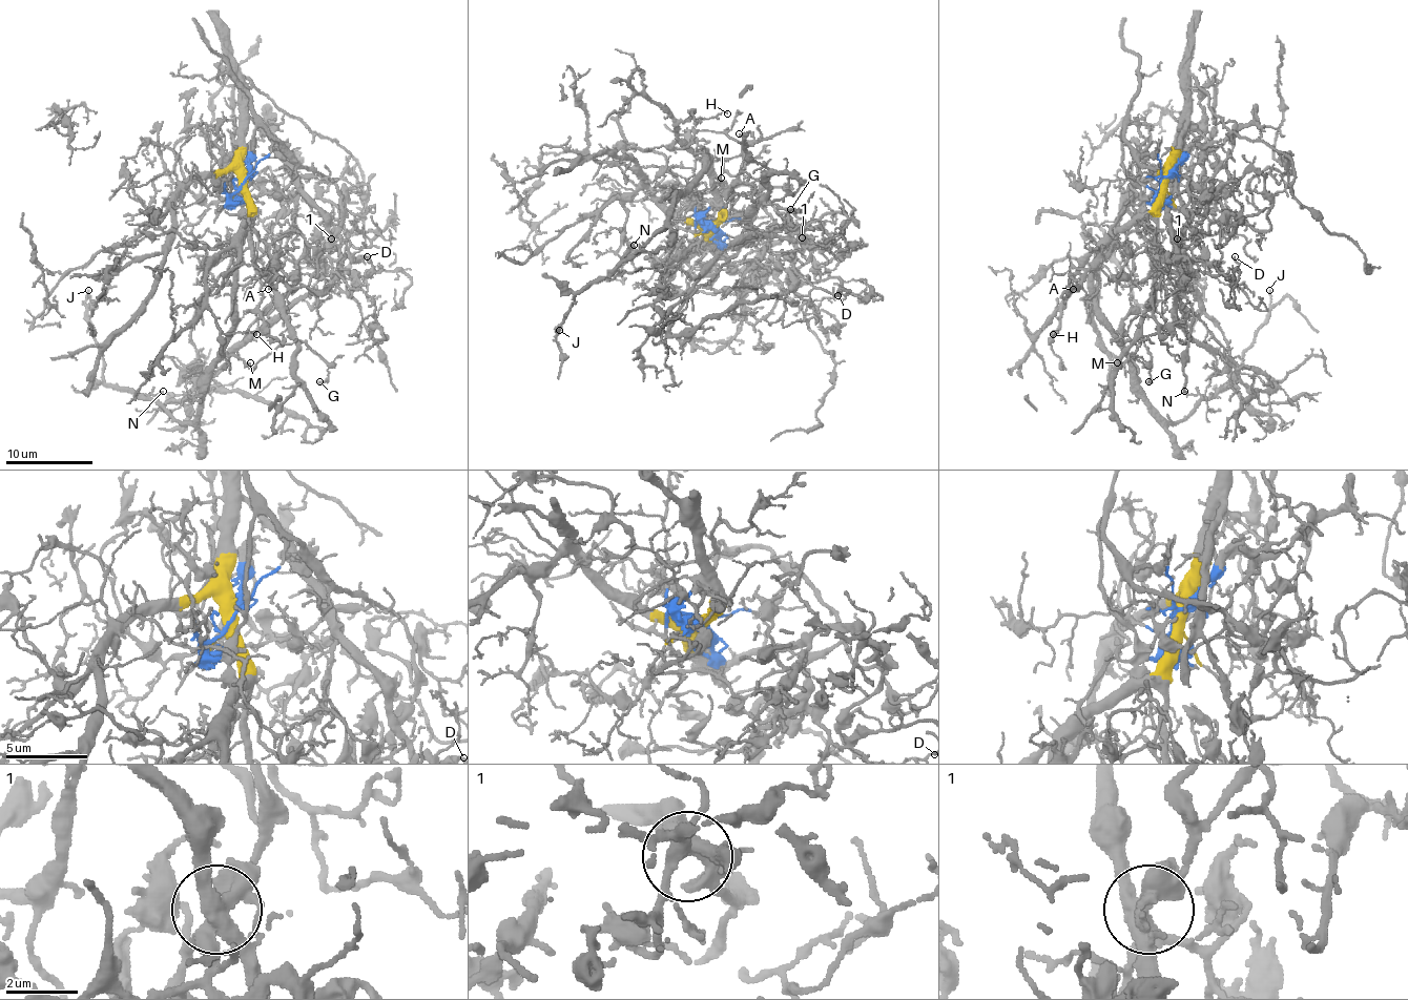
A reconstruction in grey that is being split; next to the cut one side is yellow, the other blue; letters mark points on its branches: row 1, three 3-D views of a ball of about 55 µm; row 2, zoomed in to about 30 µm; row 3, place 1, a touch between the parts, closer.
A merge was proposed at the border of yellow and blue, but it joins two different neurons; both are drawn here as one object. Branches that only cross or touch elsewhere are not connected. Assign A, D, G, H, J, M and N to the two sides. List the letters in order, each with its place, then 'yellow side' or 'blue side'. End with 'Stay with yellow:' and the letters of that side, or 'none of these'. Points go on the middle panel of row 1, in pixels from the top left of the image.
A: (739, 133) | blue side
D: (837, 295) | blue side
G: (790, 209) | yellow side
H: (727, 113) | yellow side
J: (559, 330) | yellow side
M: (721, 178) | yellow side
N: (634, 245) | yellow side
Stay with yellow: G, H, J, M, N

